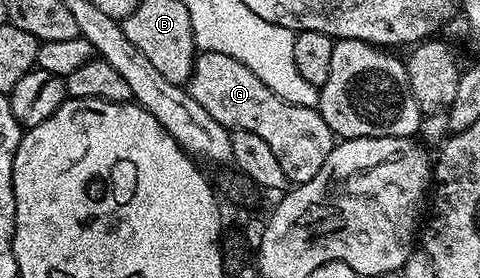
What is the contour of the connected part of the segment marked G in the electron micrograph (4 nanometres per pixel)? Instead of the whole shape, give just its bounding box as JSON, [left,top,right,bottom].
[186,52,334,185]

